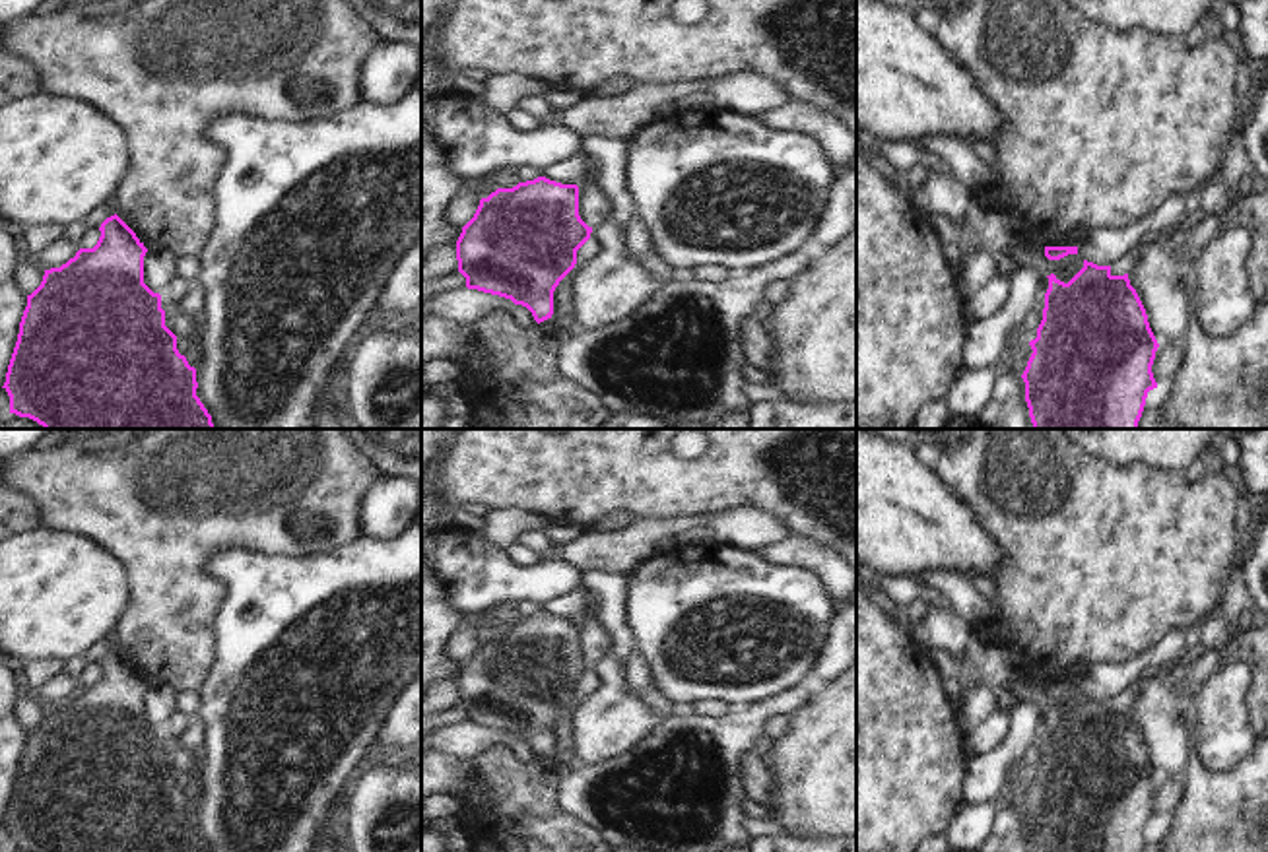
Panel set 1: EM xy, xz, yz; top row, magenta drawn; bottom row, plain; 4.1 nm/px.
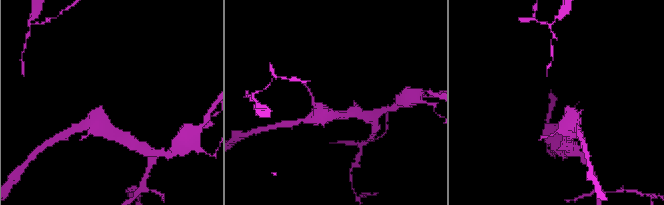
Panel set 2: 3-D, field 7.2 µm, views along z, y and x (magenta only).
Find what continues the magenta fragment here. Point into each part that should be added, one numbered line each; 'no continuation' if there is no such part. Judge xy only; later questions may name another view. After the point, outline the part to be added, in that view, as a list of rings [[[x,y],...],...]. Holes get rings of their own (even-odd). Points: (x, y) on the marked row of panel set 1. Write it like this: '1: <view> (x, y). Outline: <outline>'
no continuation

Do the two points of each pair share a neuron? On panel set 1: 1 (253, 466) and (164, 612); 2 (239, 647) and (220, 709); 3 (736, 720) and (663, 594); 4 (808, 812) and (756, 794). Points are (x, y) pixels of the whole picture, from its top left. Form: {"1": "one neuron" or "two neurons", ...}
{"1": "one neuron", "2": "one neuron", "3": "two neurons", "4": "two neurons"}

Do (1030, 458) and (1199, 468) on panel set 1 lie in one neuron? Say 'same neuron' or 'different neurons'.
different neurons

